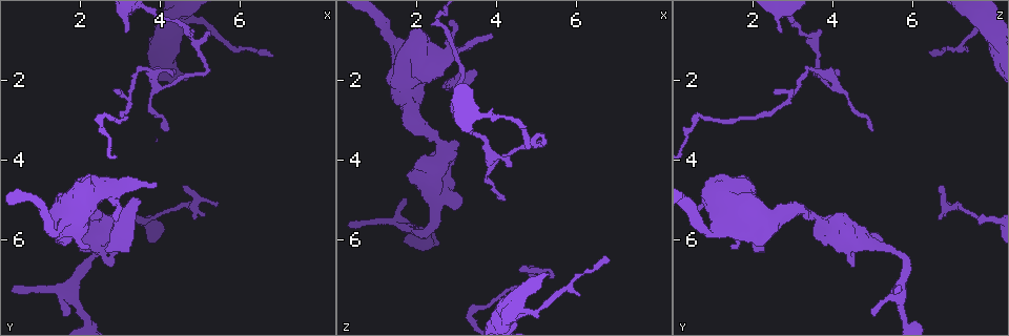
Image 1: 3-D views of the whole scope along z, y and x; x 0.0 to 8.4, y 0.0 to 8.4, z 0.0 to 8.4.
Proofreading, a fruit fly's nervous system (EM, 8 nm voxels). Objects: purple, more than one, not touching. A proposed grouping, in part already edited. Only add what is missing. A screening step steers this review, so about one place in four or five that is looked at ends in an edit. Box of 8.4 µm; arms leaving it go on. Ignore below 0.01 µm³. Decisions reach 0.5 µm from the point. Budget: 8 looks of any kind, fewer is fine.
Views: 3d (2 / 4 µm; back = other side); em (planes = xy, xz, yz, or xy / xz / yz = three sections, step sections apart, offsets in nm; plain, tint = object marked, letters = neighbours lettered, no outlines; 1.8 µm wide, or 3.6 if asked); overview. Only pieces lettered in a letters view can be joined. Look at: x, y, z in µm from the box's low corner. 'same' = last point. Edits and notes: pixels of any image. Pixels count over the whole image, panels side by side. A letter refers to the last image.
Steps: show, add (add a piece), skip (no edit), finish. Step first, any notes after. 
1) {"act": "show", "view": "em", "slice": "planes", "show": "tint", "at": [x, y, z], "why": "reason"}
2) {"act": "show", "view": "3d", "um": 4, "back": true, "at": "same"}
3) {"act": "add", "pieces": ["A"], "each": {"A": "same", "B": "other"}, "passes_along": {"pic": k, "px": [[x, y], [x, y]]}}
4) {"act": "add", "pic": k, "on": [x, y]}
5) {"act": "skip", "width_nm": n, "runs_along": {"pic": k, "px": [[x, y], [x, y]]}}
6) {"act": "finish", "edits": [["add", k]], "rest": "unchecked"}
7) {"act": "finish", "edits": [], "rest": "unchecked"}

{"act": "show", "view": "em", "um": 3.6, "slice": "planes", "show": "letters", "at": [3.10, 0.80, 2.65], "why": "branch stops here"}

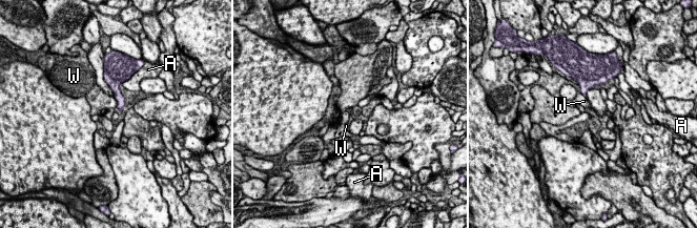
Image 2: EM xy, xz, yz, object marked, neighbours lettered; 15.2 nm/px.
{"act": "skip", "each": {"A": "other", "W": "other"}, "runs_along": {"pic": 2, "px": [[114, 82], [121, 101], [121, 108]]}, "found": "none of them fits"}

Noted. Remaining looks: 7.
{"act": "show", "view": "em", "slice": "planes", "show": "letters", "at": [3.85, 4.70, 0.90], "why": "free end"}

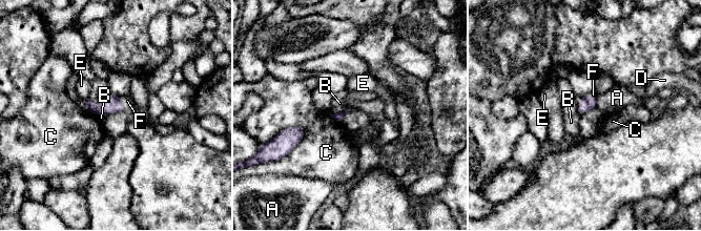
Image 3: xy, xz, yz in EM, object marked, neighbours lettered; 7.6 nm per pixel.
{"act": "add", "pieces": ["F"], "each": {"A": "other", "B": "other", "C": "other", "D": "other", "E": "other", "F": "same"}, "found": "it goes on there"}

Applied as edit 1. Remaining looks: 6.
{"act": "show", "view": "3d", "um": 2, "at": [1.30, 5.80, 0.95], "why": "sharp bend"}

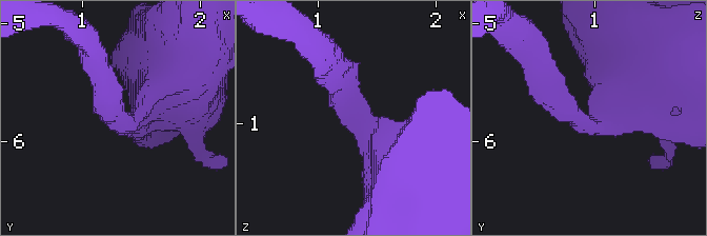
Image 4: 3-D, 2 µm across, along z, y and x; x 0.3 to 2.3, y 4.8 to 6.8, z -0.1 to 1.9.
{"act": "show", "view": "em", "slice": "planes", "show": "letters", "at": [1.34, 5.84, 0.88], "arm_widths_nm": [220, 600]}

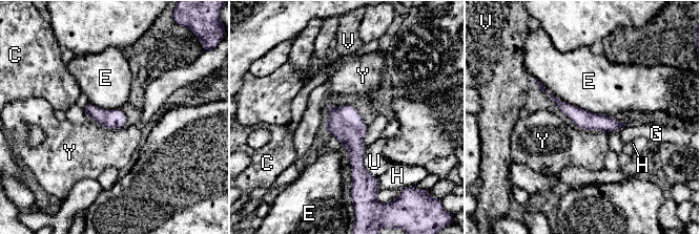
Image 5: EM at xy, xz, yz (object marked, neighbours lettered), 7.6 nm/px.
{"act": "skip", "each": {"C": "other", "E": "other", "G": "other", "H": "other", "U": "other", "V": "other", "Y": "other"}, "border": {"pic": 5, "px": [[531, 77], [564, 102], [614, 116]]}, "found": "no lettered piece goes on from it"}

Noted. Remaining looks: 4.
{"act": "finish", "edits": [["add", 3]], "rest": "unchecked"}

